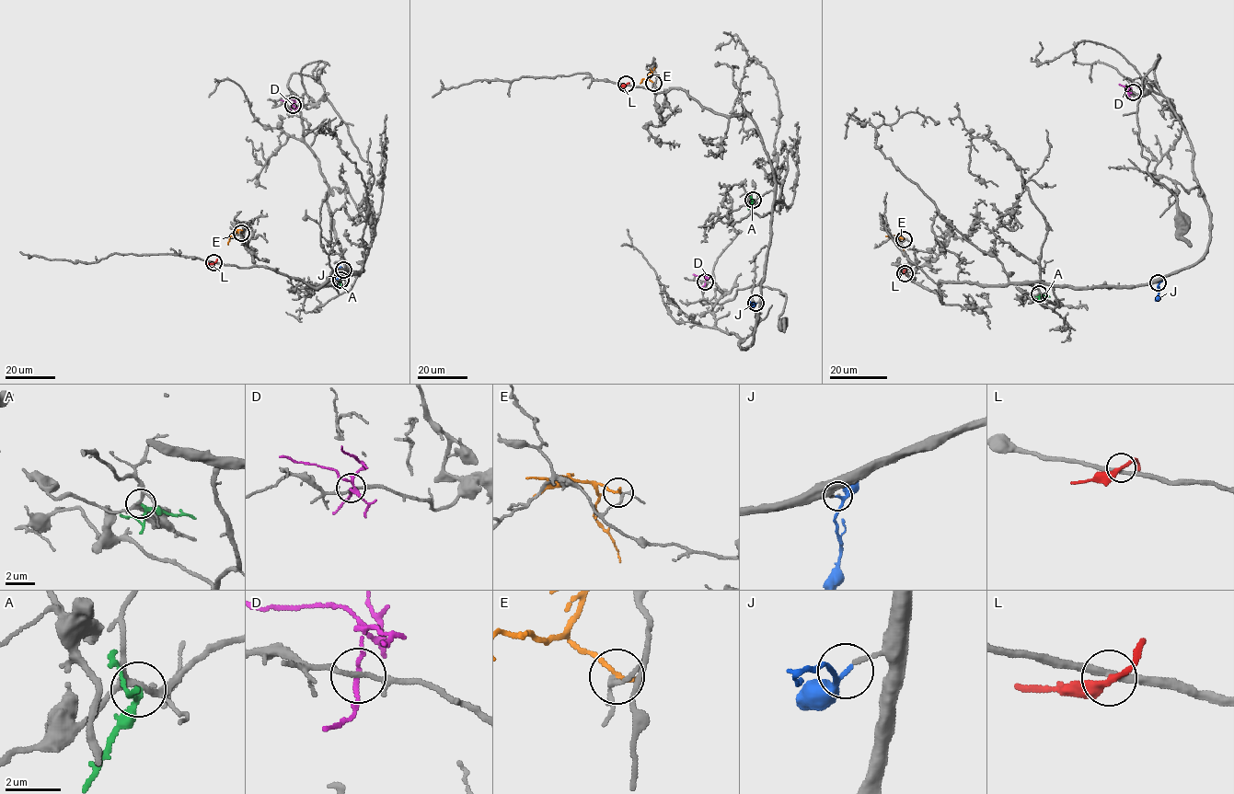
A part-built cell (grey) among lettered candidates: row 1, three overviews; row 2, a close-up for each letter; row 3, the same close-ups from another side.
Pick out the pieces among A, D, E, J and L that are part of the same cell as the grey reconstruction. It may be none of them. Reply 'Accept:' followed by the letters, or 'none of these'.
Accept: J

